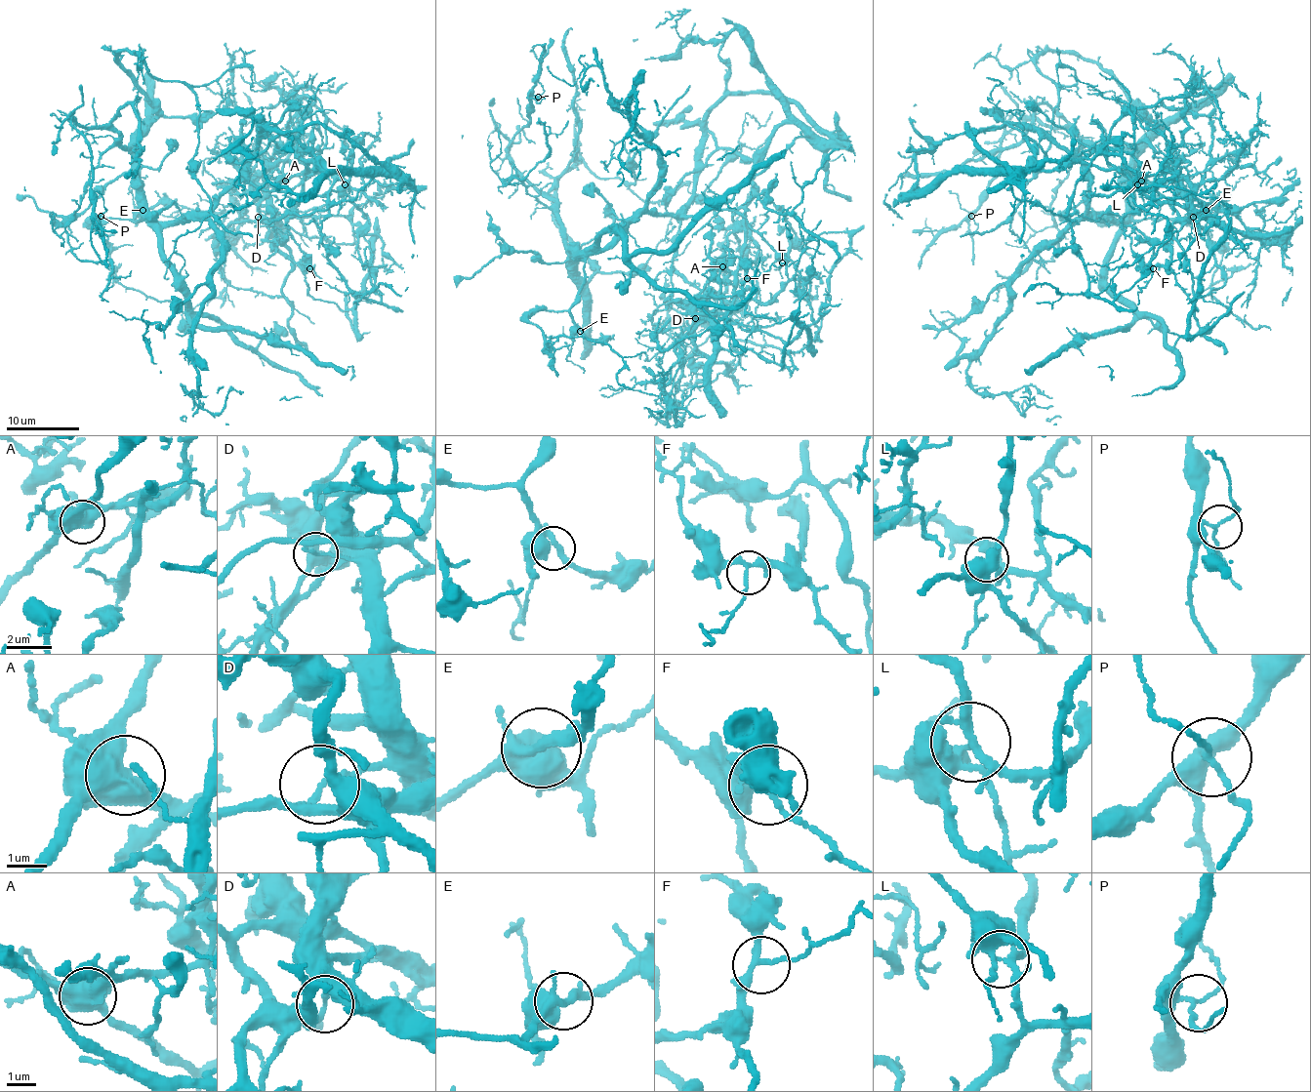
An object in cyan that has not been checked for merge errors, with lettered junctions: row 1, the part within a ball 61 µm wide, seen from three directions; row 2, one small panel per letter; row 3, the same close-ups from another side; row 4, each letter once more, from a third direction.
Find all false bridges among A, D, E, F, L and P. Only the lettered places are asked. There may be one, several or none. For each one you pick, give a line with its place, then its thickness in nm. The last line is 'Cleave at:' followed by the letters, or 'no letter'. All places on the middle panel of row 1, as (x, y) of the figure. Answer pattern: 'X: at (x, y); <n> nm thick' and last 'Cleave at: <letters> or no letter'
A: at (722, 266); 650 nm thick
D: at (695, 318); 100 nm thick
L: at (782, 262); 220 nm thick
Cleave at: A, D, L

